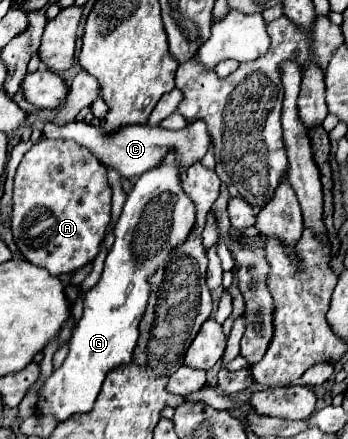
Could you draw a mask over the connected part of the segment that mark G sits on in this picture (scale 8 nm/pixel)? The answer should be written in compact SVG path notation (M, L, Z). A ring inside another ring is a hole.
M174 149L168 151L164 155L164 159L160 161L160 165L142 173L136 179L132 191L128 193L124 209L120 213L120 219L114 227L116 241L106 255L100 281L92 289L88 289L84 295L84 313L82 313L82 319L78 321L78 325L74 327L74 333L70 337L68 357L62 363L62 367L56 369L48 377L48 381L44 383L40 397L38 397L38 403L36 403L38 413L54 415L58 421L64 421L76 413L88 413L92 409L98 393L100 393L104 377L114 367L122 367L122 365L128 365L132 361L132 353L136 349L138 335L140 335L138 325L140 325L142 315L146 313L148 299L150 299L150 281L148 279L158 271L160 265L166 265L170 259L170 253L188 239L188 235L194 227L194 221L196 221L196 205L182 189L182 179L180 179L182 169L178 165L176 153L178 151L174 151Z

